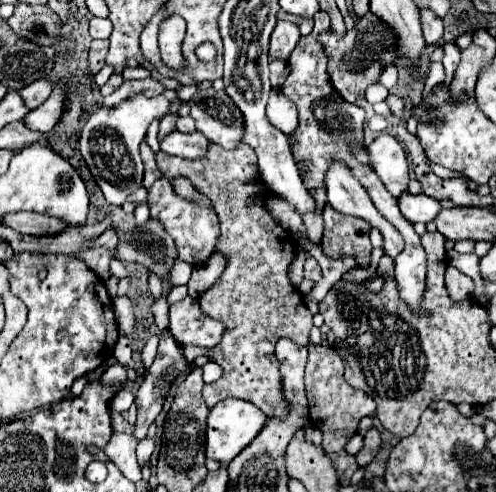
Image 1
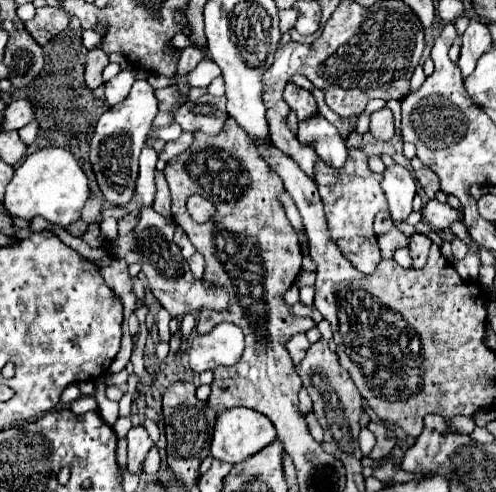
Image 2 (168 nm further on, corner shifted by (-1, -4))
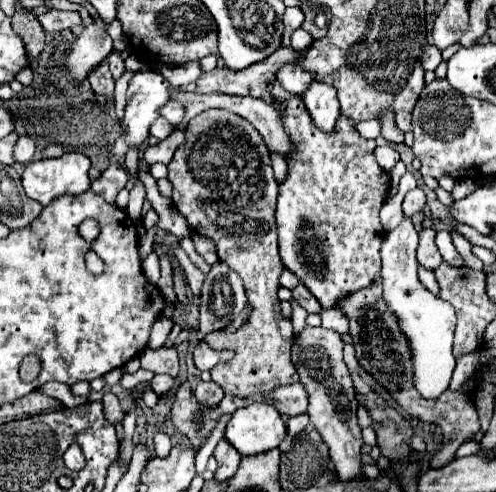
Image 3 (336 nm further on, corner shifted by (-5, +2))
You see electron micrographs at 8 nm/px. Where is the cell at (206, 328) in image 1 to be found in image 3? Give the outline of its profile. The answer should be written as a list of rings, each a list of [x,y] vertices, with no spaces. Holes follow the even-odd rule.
[[[199,341],[195,351],[193,351],[193,361],[195,361],[195,367],[199,371],[211,371],[217,363],[225,363],[233,357],[235,353],[231,349],[223,349],[223,351],[215,351],[211,349],[205,341]]]

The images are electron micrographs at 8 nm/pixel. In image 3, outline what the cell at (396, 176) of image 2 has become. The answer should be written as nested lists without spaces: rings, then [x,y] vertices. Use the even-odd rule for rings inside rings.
[[[403,217],[399,227],[389,231],[381,247],[381,279],[383,279],[383,299],[395,311],[401,331],[409,337],[413,349],[413,377],[415,387],[425,399],[437,399],[451,381],[455,369],[453,349],[453,329],[455,329],[455,311],[447,301],[441,301],[429,293],[417,279],[417,231],[409,217]]]

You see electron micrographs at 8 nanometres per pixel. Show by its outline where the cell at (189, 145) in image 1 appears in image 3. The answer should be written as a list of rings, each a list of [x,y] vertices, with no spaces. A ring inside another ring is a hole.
[[[175,129],[167,139],[159,141],[155,147],[147,147],[145,151],[145,159],[147,163],[169,163],[175,149],[185,141],[185,129]]]

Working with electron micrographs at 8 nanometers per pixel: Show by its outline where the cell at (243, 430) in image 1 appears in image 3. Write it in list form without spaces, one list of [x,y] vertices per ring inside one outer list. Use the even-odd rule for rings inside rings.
[[[251,403],[237,409],[227,427],[225,439],[239,451],[239,455],[257,455],[279,447],[287,437],[281,413],[267,403]]]

